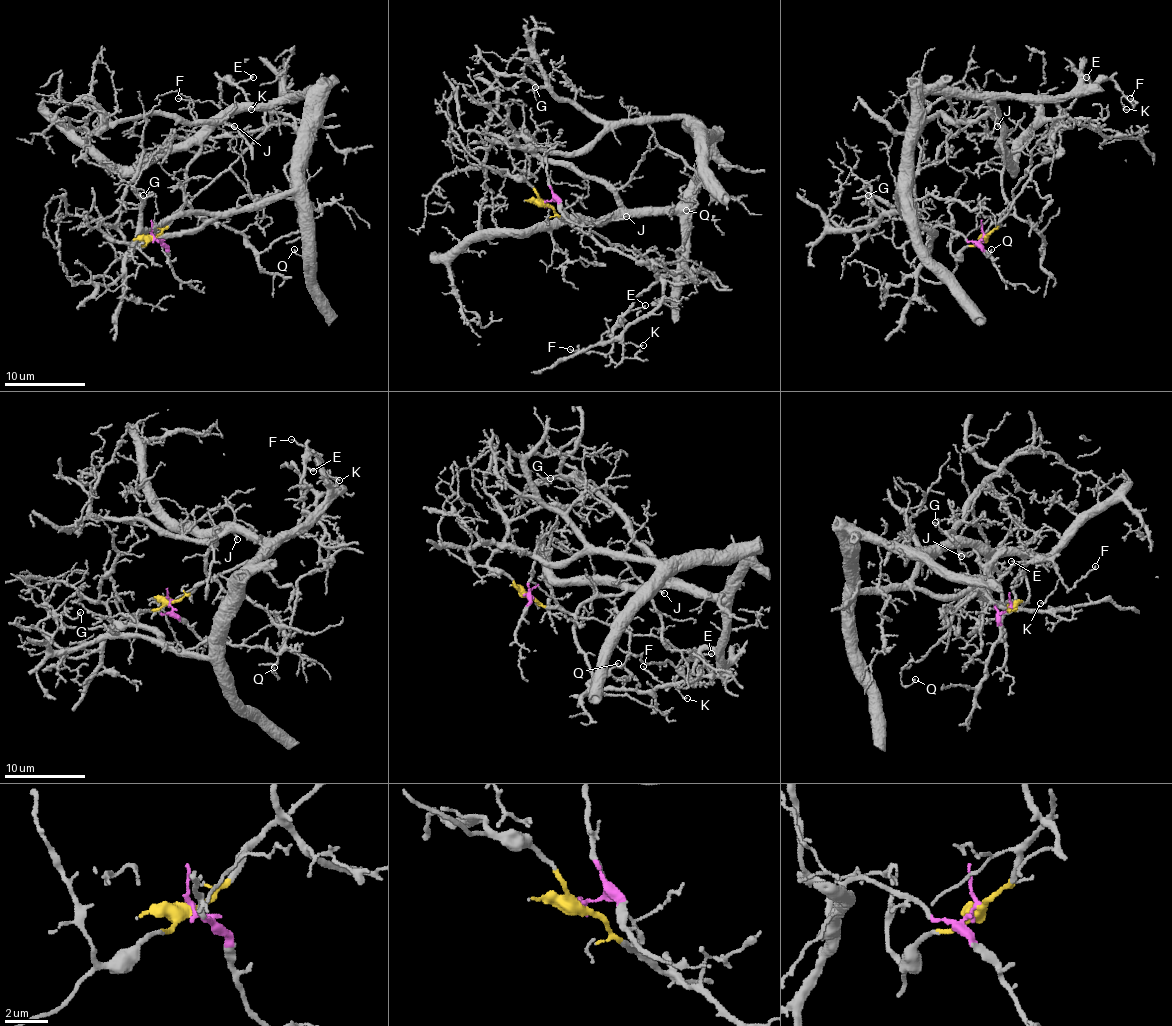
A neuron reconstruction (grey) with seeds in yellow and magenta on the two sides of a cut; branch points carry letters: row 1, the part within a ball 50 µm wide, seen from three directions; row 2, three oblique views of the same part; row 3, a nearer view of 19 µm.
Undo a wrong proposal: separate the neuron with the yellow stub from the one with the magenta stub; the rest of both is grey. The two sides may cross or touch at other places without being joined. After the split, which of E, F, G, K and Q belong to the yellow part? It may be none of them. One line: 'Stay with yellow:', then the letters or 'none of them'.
Stay with yellow: E, F, K, Q

